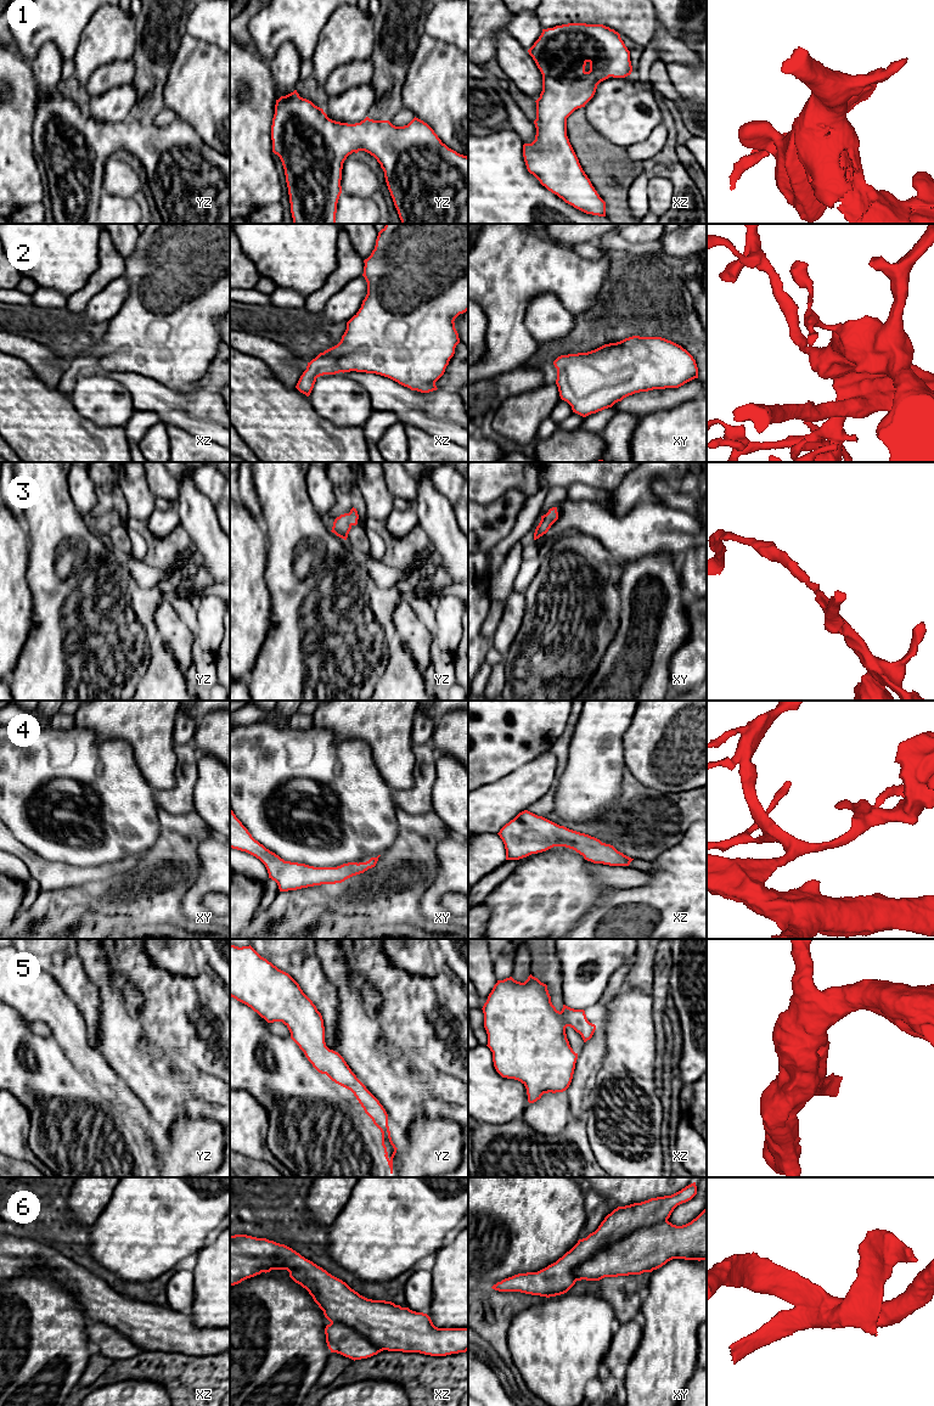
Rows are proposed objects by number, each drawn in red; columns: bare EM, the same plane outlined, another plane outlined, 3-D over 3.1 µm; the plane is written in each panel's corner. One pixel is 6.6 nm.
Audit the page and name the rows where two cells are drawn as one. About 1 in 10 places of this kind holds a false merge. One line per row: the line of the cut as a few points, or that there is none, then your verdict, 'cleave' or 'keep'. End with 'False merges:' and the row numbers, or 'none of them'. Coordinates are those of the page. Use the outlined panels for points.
1: no cut; keep
2: no cut; keep
3: no cut; keep
4: no cut; keep
5: no cut; keep
6: no cut; keep
False merges: none of them

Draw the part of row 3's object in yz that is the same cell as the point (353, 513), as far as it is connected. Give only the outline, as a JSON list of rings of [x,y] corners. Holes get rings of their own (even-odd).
[[[353,507],[349,513],[341,514],[334,519],[331,532],[347,540],[351,527],[358,524],[358,519],[358,511]]]

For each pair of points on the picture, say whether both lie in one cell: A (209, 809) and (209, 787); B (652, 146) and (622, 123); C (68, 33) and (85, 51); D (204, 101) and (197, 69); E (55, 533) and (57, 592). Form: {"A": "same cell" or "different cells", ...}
{"A": "same cell", "B": "different cells", "C": "different cells", "D": "same cell", "E": "same cell"}

